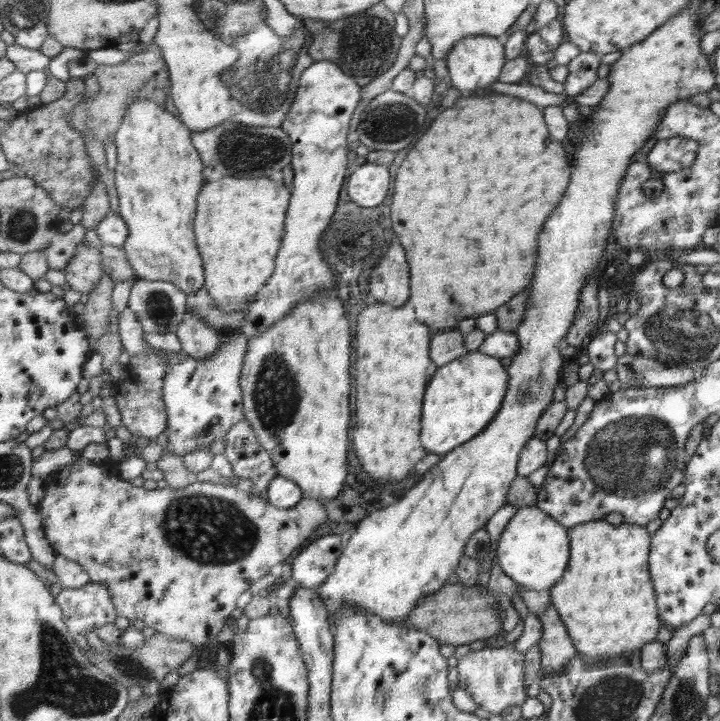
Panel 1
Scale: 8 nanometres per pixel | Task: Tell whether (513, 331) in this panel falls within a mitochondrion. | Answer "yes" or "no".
no

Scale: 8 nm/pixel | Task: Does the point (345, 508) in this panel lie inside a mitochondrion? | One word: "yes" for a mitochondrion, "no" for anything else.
no

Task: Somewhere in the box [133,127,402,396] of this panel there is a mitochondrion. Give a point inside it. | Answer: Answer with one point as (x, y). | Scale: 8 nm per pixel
(160, 308)

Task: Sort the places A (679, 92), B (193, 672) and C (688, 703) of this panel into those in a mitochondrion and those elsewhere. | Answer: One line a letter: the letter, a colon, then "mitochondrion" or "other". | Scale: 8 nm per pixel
A: other
B: other
C: mitochondrion

